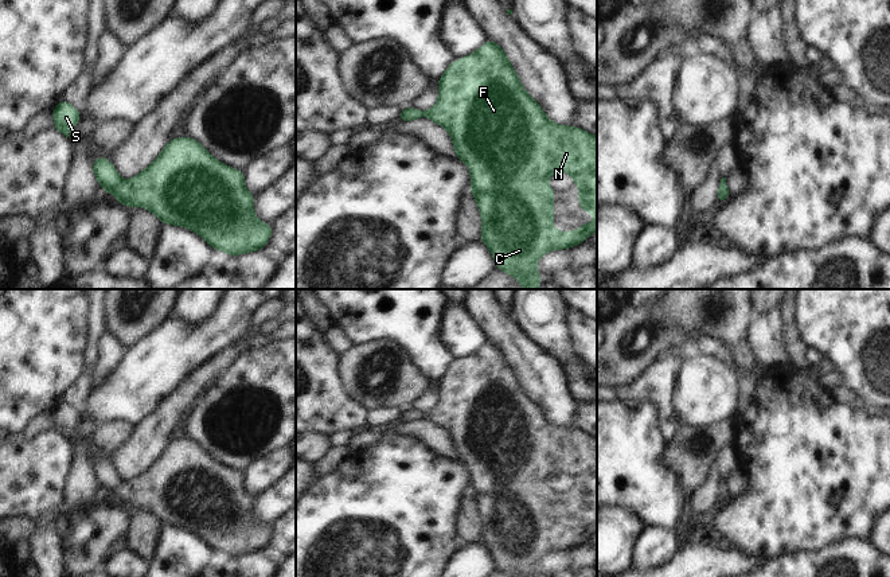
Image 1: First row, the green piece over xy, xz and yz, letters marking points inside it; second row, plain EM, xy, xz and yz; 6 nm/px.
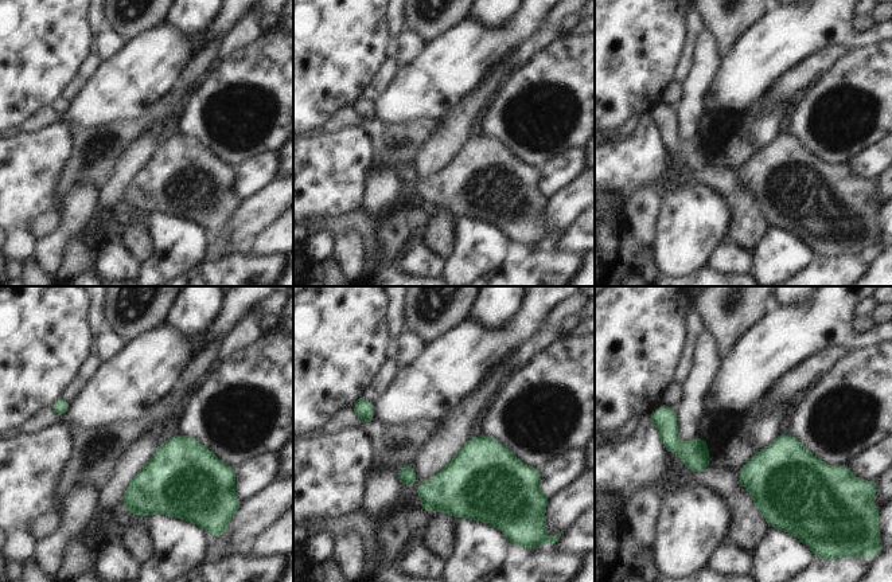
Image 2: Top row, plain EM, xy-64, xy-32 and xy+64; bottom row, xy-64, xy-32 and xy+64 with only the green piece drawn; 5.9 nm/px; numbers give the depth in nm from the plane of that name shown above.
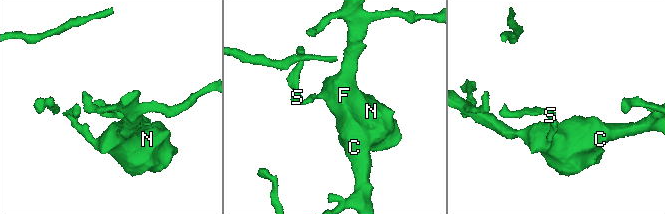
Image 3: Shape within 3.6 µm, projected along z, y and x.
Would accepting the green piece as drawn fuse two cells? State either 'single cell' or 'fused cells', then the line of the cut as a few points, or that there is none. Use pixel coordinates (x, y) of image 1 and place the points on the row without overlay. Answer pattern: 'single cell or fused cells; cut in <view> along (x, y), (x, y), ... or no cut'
single cell; no cut

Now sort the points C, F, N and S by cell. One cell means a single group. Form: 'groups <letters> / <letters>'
groups C F N S

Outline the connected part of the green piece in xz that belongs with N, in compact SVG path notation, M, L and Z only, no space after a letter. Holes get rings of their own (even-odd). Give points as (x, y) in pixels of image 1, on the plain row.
M487 340L487 343L475 354L469 355L462 360L454 360L446 373L438 379L438 402L437 405L426 412L421 413L413 408L401 412L398 421L401 424L413 422L415 420L426 418L438 426L444 428L450 438L457 460L465 464L471 472L471 492L479 507L481 515L481 535L480 542L487 546L492 558L495 560L496 570L503 572L510 577L539 577L536 564L546 553L561 551L567 549L574 549L582 545L588 538L597 533L597 437L582 432L578 428L566 428L554 425L543 413L540 406L526 393L518 375L510 364L510 360L500 350L497 344ZM555 473L567 473L571 476L573 483L578 487L578 502L579 511L589 512L594 516L593 525L583 525L577 533L555 533L554 531L554 491L547 484L547 480Z

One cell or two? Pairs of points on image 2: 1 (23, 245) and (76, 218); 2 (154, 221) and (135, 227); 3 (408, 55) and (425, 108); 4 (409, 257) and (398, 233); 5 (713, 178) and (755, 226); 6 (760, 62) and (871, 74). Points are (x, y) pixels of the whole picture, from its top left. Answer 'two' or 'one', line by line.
1: two
2: two
3: two
4: two
5: one
6: two

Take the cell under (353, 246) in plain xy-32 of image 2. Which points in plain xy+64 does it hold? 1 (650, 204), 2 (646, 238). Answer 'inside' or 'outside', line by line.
1: inside
2: inside

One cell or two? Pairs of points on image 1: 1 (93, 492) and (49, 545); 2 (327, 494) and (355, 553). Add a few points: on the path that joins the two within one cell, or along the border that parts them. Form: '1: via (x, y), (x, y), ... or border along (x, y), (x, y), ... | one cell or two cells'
1: via (75, 501), (55, 513), (47, 521), (47, 527) | one cell
2: via (342, 509), (355, 522), (355, 538) | one cell

